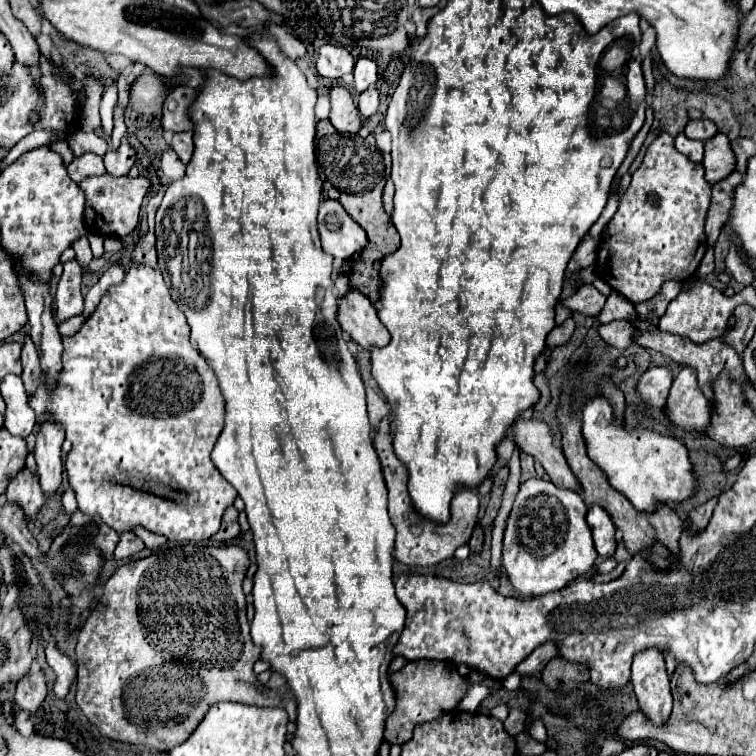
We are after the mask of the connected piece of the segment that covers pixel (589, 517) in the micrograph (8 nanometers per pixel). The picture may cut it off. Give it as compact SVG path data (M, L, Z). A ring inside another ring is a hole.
M590 506L588 514L586 514L586 522L592 530L594 536L594 546L596 552L604 558L612 556L616 550L616 540L614 540L614 524L608 516L606 510L602 510L602 506Z

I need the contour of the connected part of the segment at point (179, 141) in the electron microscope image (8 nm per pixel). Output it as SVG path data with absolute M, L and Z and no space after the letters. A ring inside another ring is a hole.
M180 132L180 134L174 134L170 146L172 146L172 150L178 154L178 158L182 160L182 164L188 164L188 162L190 162L190 156L192 156L192 150L194 150L192 132Z

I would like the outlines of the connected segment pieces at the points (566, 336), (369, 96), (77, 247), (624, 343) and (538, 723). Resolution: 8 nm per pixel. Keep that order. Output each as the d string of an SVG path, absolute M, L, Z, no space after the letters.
M572 318L564 320L564 324L556 325L554 330L548 334L548 338L546 338L546 348L554 350L556 346L566 344L566 342L570 340L570 336L572 336L572 332L574 332L575 327L576 324Z
M374 86L358 96L358 110L362 118L370 118L378 110L378 90Z
M80 240L72 242L72 248L76 252L76 260L80 262L80 266L88 266L92 260L92 250L90 250L90 242L88 240Z
M610 322L610 324L602 324L598 326L598 334L602 336L604 342L608 342L610 346L618 348L618 350L624 350L632 344L632 338L634 338L634 326L630 322Z
M534 718L532 724L528 726L528 734L538 740L538 742L546 742L546 728L544 728L544 722L540 718Z

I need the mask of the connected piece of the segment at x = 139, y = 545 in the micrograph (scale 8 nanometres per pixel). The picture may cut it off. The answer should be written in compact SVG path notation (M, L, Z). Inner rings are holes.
M126 530L126 532L120 534L120 542L118 542L116 550L114 550L114 558L122 560L122 558L128 558L128 556L140 552L140 550L144 550L144 542L134 532Z

